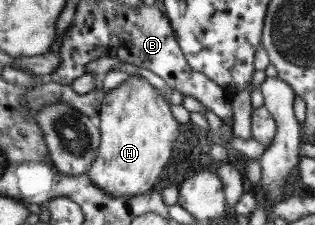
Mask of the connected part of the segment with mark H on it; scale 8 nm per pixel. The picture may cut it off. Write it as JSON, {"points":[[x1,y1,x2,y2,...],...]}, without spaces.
{"points":[[133,74,125,79,117,88,105,93,102,108,97,121,102,134,100,149,89,172,94,183,115,196,145,195,157,184,157,176,165,170,167,162,173,156,173,148,181,134,181,123,173,116,171,104,165,100,166,93,161,92,141,74]]}

